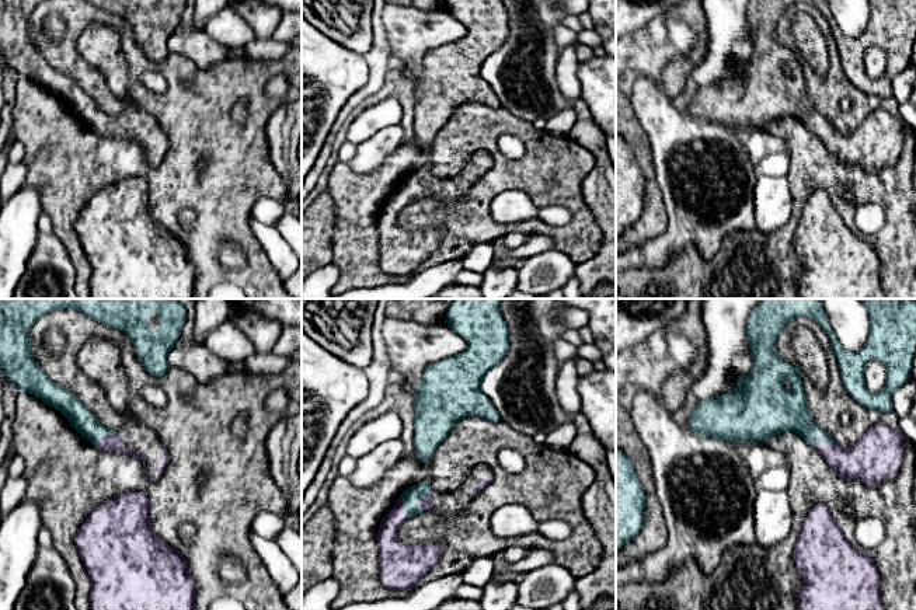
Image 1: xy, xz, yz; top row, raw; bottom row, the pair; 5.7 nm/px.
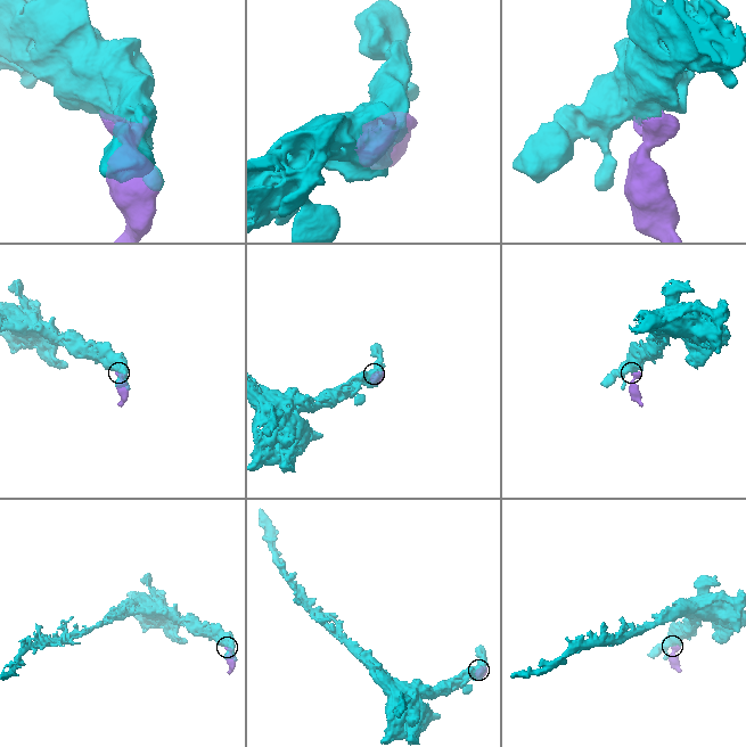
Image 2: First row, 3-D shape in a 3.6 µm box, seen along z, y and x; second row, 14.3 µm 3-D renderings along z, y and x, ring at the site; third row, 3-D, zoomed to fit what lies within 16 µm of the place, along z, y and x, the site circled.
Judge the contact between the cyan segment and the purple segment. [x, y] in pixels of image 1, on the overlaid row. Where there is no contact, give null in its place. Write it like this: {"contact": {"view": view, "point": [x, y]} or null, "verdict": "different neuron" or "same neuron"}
{"contact": {"view": "yz", "point": [824, 443]}, "verdict": "same neuron"}

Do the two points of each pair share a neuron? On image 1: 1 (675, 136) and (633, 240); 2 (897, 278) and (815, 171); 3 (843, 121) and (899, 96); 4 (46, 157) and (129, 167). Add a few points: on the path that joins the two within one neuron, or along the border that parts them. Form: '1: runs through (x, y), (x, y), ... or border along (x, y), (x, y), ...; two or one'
1: border along (651, 150), (655, 182), (667, 213); two
2: runs through (897, 241), (897, 212), (871, 187), (852, 177); one
3: border along (892, 96), (898, 104); two
4: runs through (68, 160), (108, 161); one

